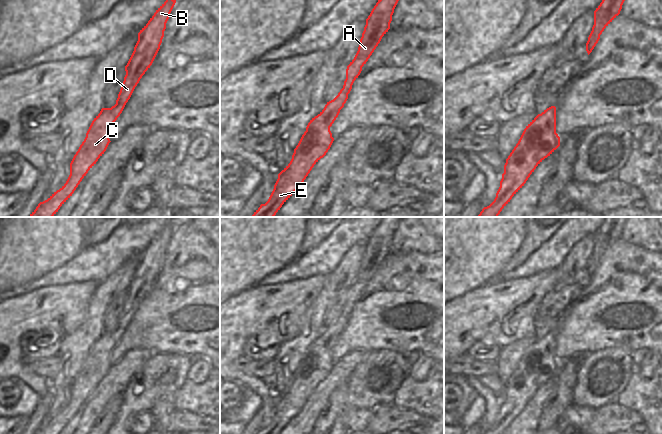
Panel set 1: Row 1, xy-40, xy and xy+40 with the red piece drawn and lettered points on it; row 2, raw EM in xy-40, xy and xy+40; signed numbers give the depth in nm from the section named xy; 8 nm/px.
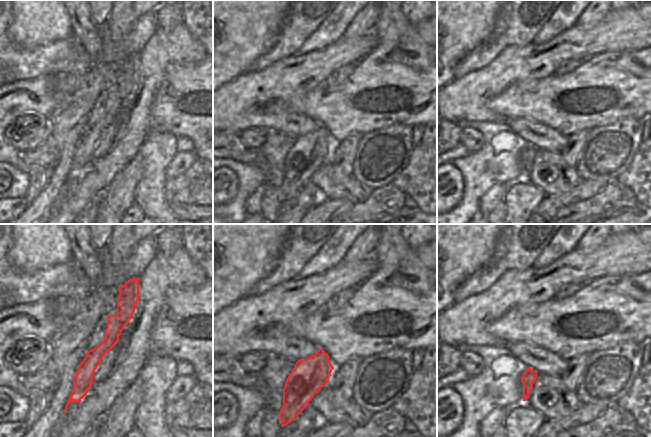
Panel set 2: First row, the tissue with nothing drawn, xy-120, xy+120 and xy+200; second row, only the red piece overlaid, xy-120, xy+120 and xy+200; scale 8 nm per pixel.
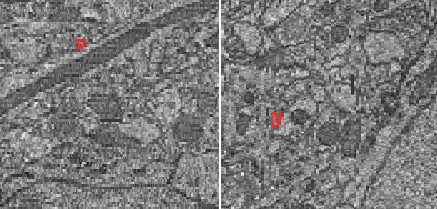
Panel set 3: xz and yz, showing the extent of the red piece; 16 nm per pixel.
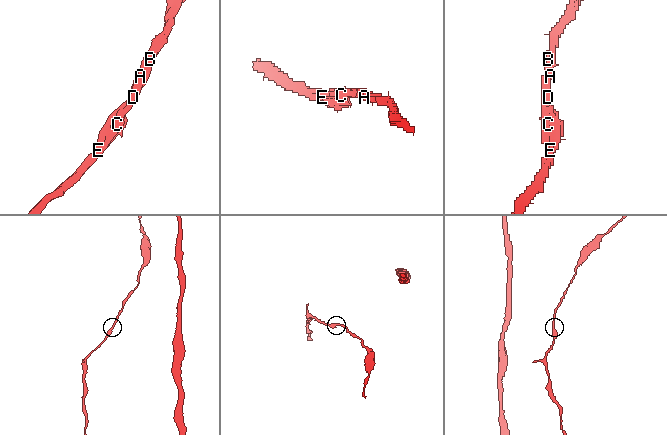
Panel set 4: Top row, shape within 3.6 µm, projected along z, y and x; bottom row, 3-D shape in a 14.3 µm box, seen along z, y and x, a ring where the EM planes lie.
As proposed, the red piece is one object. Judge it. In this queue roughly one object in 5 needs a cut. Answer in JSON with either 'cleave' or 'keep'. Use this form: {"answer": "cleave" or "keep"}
{"answer": "keep"}

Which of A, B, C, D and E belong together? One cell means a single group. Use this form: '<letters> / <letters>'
A B C D E

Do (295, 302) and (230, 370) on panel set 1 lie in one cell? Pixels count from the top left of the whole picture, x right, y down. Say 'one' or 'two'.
one

